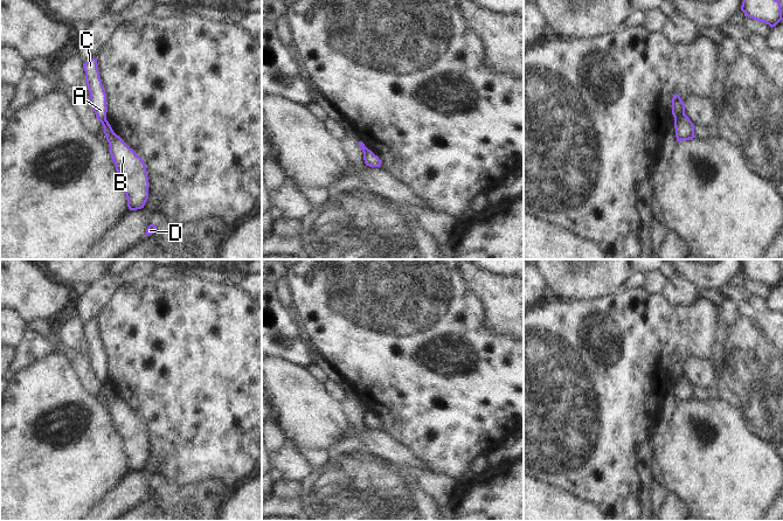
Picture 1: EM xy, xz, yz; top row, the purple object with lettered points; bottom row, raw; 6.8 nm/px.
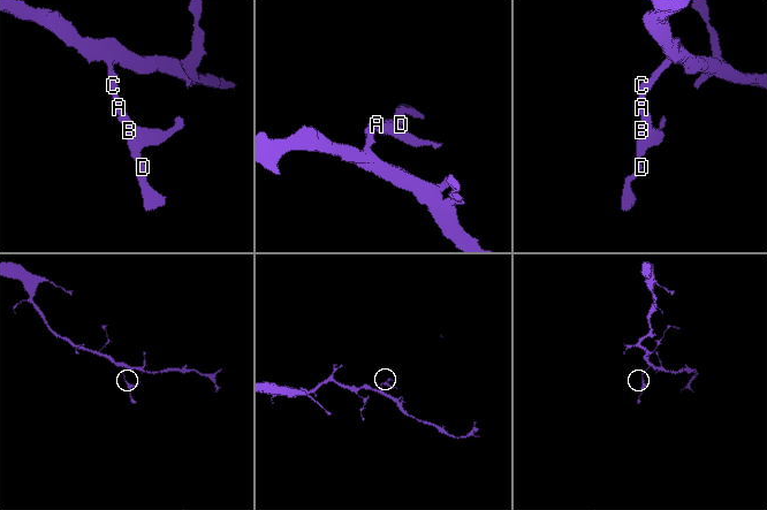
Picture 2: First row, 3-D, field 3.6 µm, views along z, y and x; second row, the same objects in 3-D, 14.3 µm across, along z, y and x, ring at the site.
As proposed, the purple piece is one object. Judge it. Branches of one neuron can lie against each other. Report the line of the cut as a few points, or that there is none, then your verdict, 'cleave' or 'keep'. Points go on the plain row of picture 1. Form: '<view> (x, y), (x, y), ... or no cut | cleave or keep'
yz (684, 374), (674, 384) | cleave

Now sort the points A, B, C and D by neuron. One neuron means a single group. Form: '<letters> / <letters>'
A C / B D

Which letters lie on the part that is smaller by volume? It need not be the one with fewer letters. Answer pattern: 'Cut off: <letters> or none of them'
Cut off: B, D

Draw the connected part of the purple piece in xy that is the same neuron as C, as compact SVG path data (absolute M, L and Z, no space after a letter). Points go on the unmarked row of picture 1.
M90 320L83 325L85 333L85 345L90 354L90 367L102 387L106 383L106 355L102 346L99 333L97 328L97 321Z

